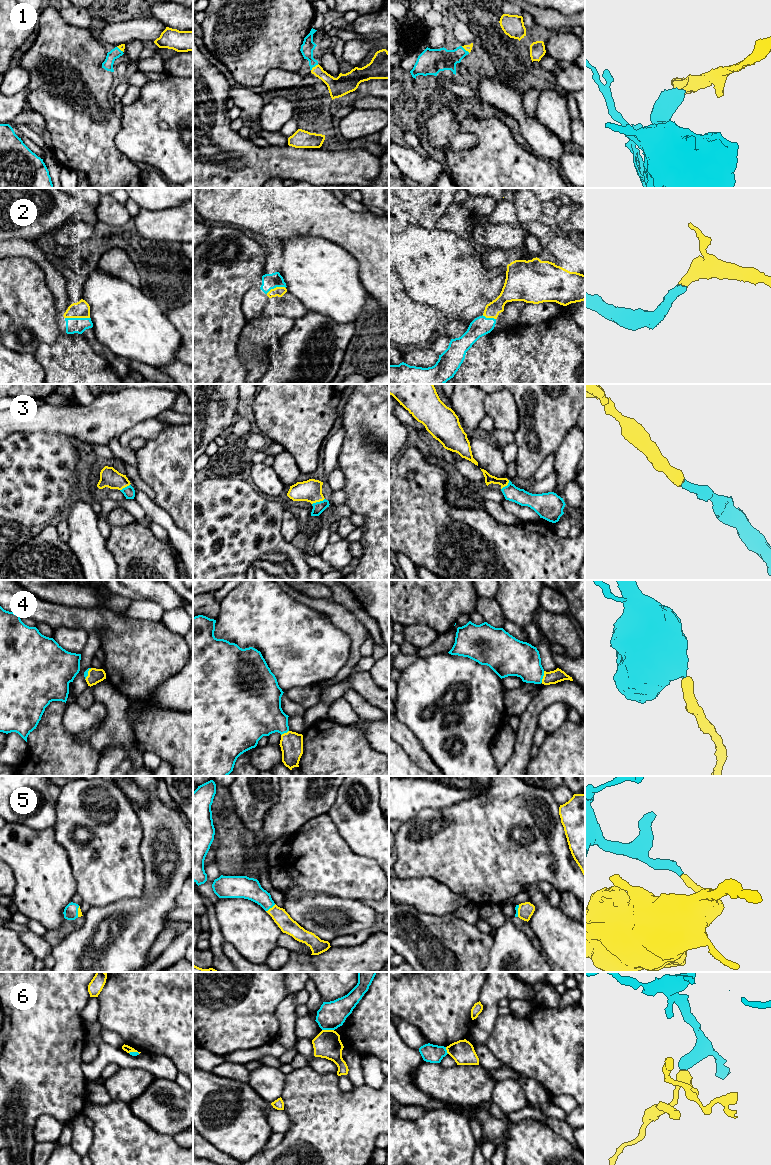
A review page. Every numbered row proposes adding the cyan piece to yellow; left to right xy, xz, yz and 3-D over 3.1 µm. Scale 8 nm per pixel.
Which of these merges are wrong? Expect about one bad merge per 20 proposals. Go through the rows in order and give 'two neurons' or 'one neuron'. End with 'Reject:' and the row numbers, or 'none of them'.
1: one neuron
2: one neuron
3: one neuron
4: one neuron
5: one neuron
6: two neurons
Reject: 6

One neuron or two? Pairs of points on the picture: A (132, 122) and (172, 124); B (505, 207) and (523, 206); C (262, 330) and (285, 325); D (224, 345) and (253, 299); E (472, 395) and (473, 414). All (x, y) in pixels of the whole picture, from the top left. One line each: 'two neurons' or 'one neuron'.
A: one neuron
B: two neurons
C: one neuron
D: two neurons
E: one neuron

